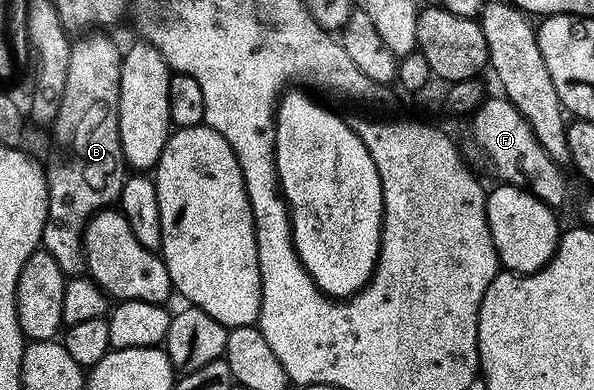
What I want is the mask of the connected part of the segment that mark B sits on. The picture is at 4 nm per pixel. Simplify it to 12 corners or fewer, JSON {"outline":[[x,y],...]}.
{"outline":[[70,44],[44,162],[41,250],[86,271],[82,233],[117,204],[128,168],[123,52]]}

